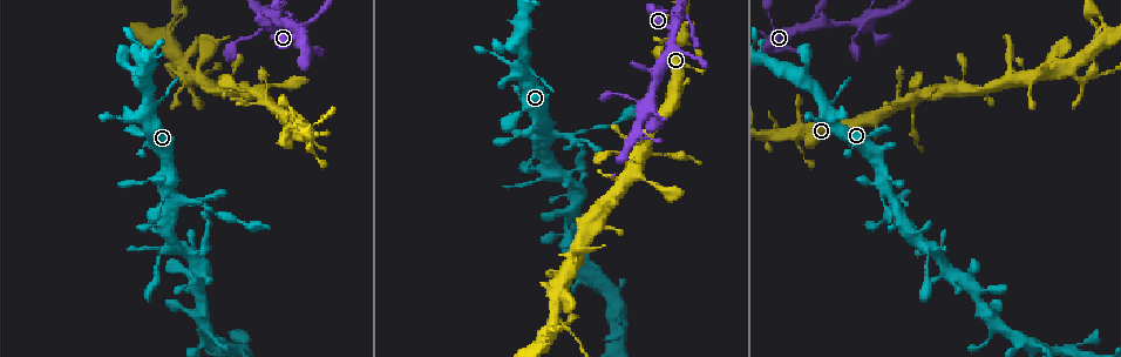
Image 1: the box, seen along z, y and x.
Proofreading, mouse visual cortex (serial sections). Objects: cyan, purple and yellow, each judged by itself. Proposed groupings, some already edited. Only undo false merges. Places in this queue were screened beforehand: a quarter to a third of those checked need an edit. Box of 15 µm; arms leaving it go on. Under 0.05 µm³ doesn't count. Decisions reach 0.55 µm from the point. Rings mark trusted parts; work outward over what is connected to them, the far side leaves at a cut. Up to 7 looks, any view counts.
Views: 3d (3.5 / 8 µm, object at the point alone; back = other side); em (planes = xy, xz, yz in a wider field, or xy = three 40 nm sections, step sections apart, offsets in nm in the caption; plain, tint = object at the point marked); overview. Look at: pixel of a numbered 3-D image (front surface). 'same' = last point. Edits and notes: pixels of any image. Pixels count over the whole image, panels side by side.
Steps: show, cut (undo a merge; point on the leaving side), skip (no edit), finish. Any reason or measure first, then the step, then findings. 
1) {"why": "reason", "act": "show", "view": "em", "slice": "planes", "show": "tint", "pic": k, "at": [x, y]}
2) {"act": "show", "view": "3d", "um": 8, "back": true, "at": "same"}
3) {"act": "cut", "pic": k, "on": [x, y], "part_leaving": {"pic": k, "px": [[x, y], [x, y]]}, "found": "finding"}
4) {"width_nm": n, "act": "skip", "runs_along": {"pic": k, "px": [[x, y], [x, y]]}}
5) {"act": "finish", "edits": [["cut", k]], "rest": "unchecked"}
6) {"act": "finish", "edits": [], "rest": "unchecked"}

{"why": "branch point", "act": "show", "view": "3d", "um": 3.5, "pic": 1, "at": [194, 199]}

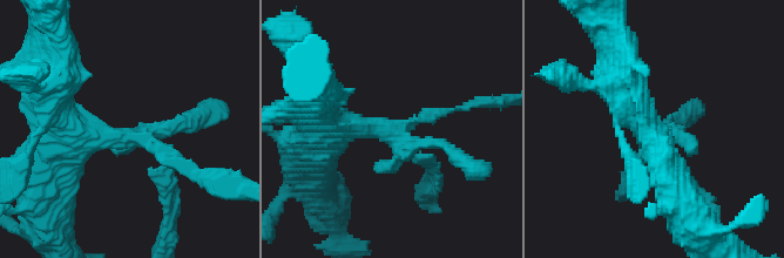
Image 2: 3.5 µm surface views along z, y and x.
{"why": "shape alone is not enough", "act": "show", "view": "em", "slice": "xy", "step": 2, "show": "tint", "pic": 2, "at": [133, 135]}

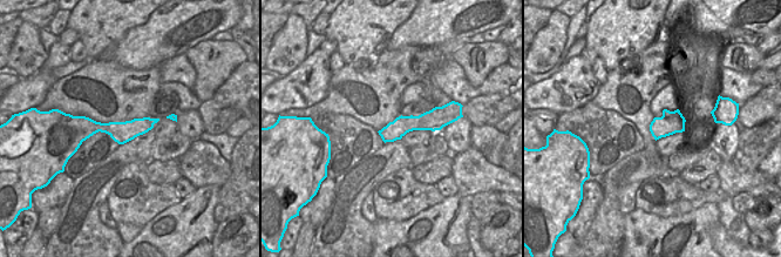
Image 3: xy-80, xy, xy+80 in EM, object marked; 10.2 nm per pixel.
{"act": "skip", "runs_along": {"pic": 3, "px": [[153, 121], [134, 128], [79, 123]]}, "found": "all the same cell"}

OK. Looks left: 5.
{"why": "thick turns thin", "act": "show", "view": "3d", "um": 3.5, "pic": 1, "at": [197, 252]}

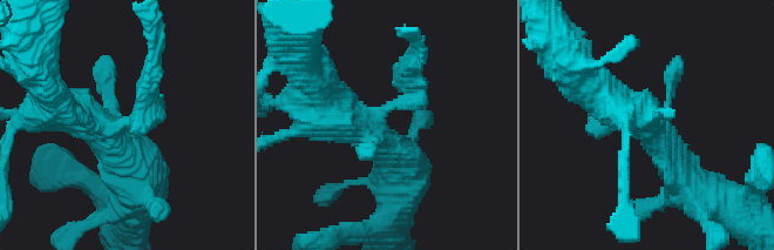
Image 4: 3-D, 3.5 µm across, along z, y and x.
{"act": "show", "view": "em", "slice": "xy", "step": 1, "show": "tint", "pic": 4, "at": [384, 111]}

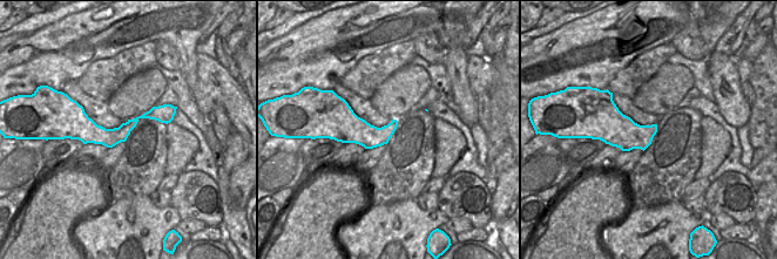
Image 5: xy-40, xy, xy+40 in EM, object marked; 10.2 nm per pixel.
{"act": "cut", "pic": 4, "on": [158, 112], "part_leaving": {"pic": 4, "px": [[127, 123], [146, 116], [160, 45]]}, "found": "two cells meet here"}

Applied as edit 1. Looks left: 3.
{"why": "see it whole again", "act": "show", "view": "overview"}

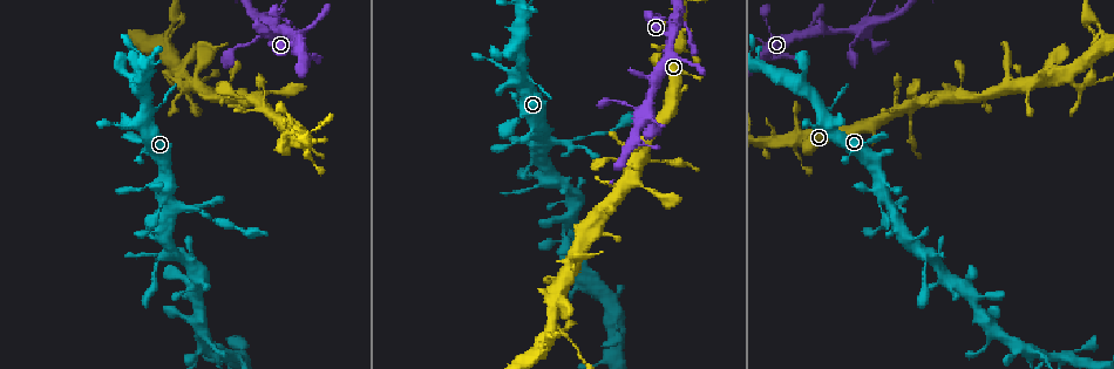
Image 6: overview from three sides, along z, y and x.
{"why": "thick turns thin", "act": "show", "view": "3d", "um": 3.5, "pic": 6, "at": [584, 288]}

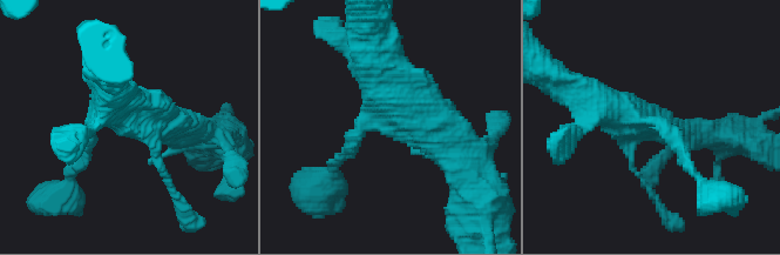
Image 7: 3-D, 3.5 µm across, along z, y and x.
{"act": "show", "view": "em", "slice": "xy", "step": 3, "show": "tint", "pic": 7, "at": [647, 121]}

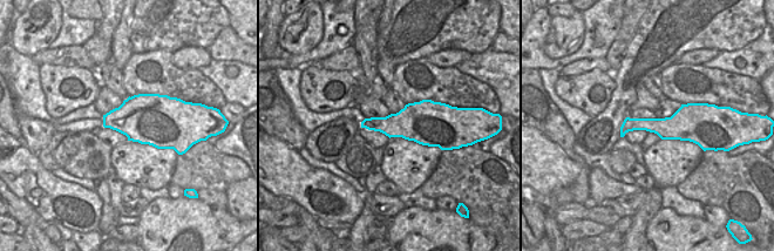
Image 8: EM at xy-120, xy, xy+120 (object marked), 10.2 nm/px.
{"act": "skip", "runs_along": {"pic": 7, "px": [[373, 40], [373, 73], [448, 156]]}, "found": "all the same cell"}

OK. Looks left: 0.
{"act": "finish", "edits": [["cut", 4]], "rest": "unchecked"}

